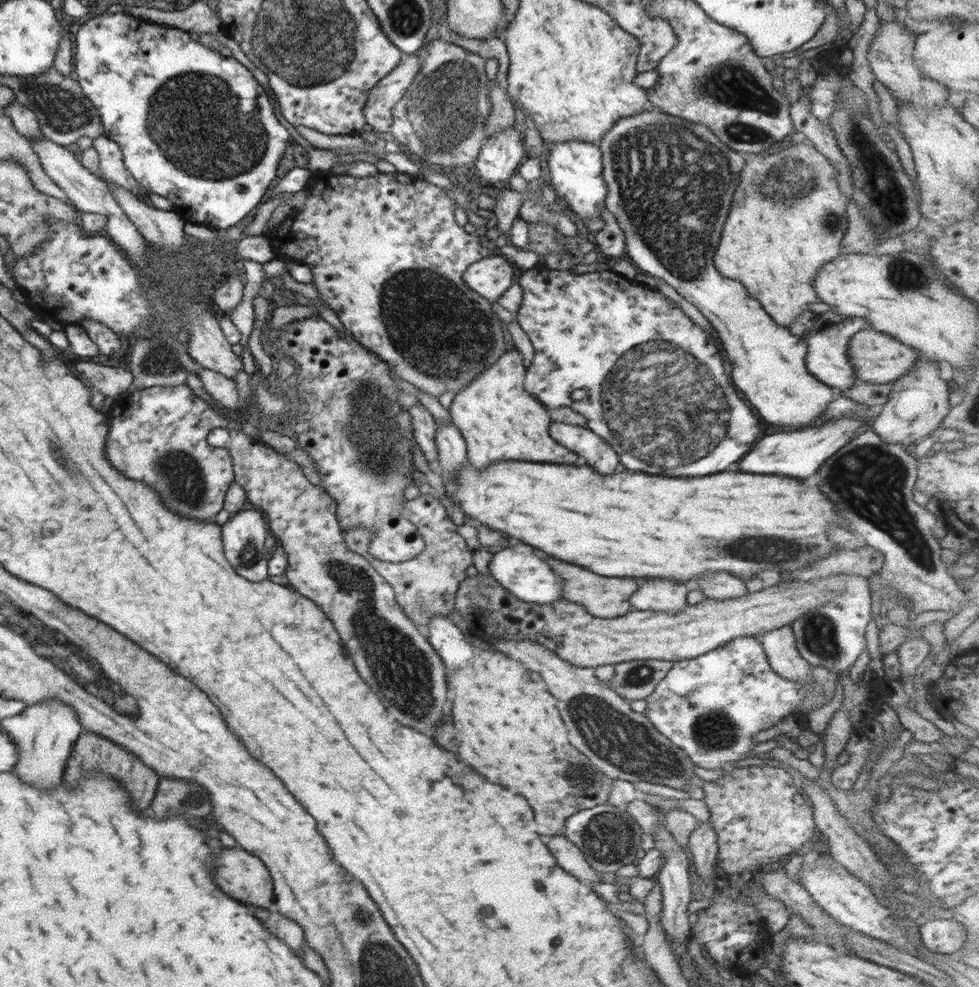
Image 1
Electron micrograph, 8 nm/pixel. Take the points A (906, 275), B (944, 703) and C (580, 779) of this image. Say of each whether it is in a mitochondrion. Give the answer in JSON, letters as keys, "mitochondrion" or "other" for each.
{"A":"mitochondrion","B":"other","C":"mitochondrion"}

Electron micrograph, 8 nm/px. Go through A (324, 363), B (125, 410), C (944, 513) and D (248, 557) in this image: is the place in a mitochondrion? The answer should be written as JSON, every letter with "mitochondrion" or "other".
{"A":"other","B":"other","C":"other","D":"mitochondrion"}

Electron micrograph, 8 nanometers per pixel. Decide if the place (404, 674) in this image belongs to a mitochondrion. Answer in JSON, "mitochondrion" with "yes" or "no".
{"mitochondrion":"yes"}

